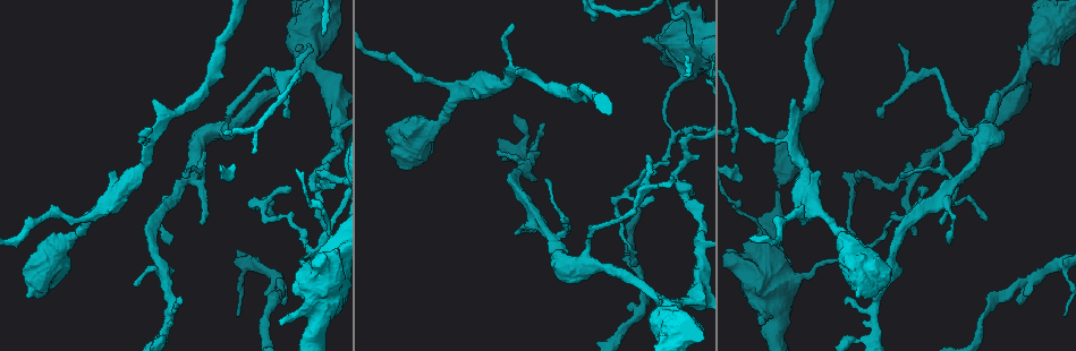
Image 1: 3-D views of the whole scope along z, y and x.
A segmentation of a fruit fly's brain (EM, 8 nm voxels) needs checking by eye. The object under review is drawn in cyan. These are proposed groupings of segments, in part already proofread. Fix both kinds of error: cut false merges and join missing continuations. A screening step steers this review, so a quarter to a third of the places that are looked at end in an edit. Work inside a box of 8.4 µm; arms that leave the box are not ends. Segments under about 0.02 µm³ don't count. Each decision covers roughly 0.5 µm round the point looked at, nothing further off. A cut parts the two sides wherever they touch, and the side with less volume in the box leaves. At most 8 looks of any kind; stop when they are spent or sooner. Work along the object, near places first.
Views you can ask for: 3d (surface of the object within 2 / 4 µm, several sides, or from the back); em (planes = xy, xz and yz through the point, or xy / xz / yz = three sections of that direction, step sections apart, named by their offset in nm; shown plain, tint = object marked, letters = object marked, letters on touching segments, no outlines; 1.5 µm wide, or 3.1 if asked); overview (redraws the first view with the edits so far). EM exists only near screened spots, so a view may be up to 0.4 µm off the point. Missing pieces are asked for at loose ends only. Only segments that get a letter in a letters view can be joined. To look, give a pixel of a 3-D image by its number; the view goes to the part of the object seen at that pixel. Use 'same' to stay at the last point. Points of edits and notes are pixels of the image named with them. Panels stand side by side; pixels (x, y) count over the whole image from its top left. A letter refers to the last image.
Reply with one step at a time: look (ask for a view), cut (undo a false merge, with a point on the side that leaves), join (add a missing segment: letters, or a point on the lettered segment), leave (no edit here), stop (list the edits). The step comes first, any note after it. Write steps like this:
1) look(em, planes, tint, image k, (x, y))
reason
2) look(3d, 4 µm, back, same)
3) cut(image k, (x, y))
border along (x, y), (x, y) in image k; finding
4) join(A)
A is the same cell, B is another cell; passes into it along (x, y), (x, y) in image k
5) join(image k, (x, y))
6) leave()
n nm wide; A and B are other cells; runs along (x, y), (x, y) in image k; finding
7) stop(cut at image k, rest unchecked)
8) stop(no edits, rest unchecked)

look(em, planes, letters, image 1, (646, 38))
free end

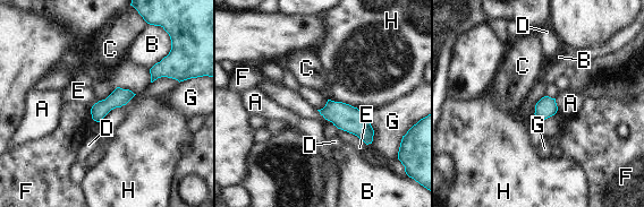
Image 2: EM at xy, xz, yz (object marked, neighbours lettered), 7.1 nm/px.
leave()
120 nm wide; G touches over 220 nm; A, B, C, D, E, F, G and H are other cells; none of them fits

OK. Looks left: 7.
look(em, xy, step 4, tint, image 1, (308, 44))
tapers out

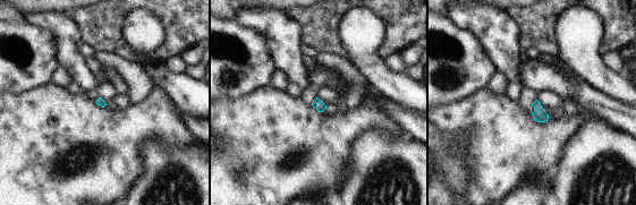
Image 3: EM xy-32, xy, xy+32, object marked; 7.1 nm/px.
look(em, planes, letters, same)
cut it another way

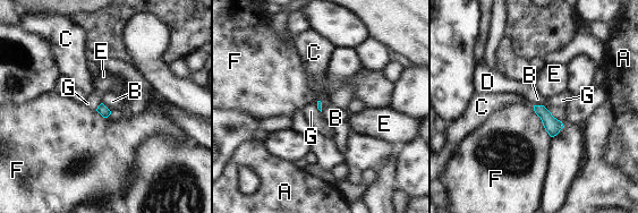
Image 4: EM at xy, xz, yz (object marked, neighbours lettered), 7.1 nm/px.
leave()
A, B, C, D, E, F and G are other cells; border along (534, 104), (542, 104), (545, 108) in image 4; no lettered segment goes on from it

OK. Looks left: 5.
look(em, yz, step 8, tint, image 1, (914, 232))
an open end

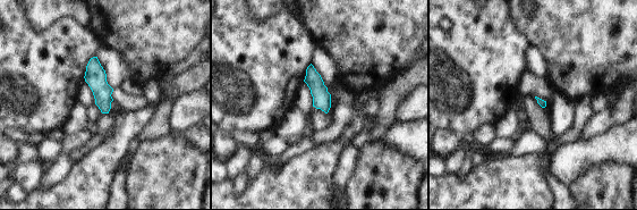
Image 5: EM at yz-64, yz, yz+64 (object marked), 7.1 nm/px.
look(em, yz, step 8, letters, same)
see the neighbours

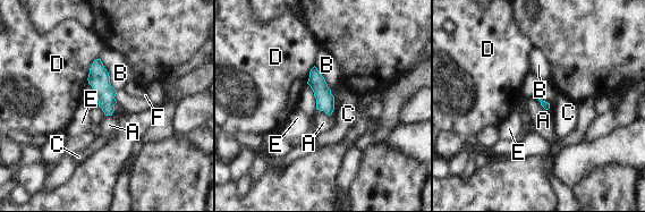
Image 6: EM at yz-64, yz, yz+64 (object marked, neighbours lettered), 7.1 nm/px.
leave()
A, B, C, D, E and F are other cells; border along (316, 108), (330, 116) in image 6; no lettered segment goes on from it

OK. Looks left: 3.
stop(no edits, rest unchecked)

